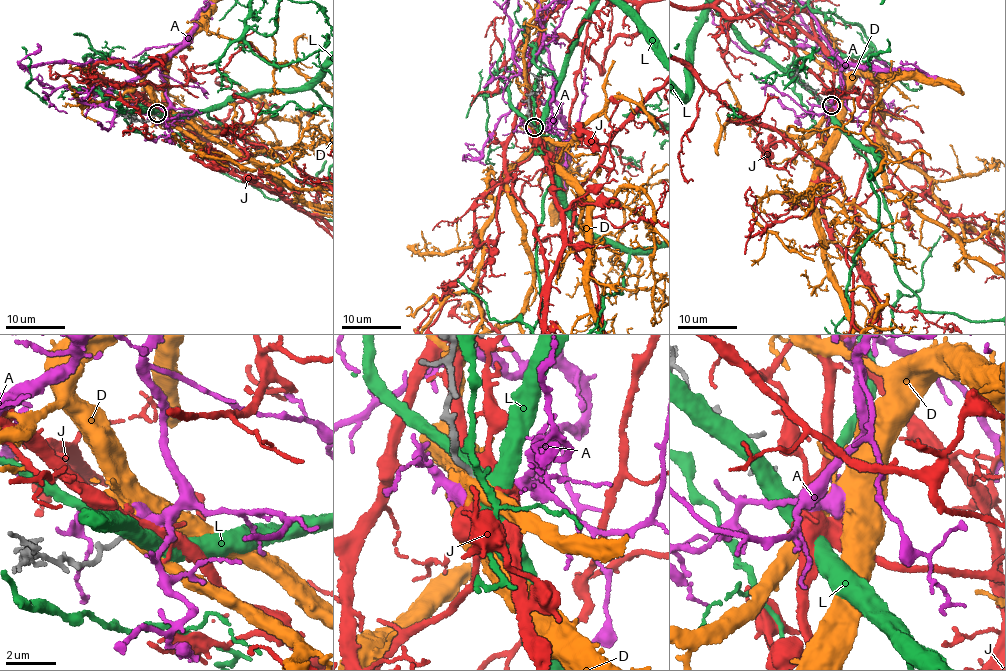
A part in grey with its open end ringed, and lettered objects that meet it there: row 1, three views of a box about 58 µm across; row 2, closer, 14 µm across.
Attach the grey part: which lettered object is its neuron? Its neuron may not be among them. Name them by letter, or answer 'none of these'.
A

